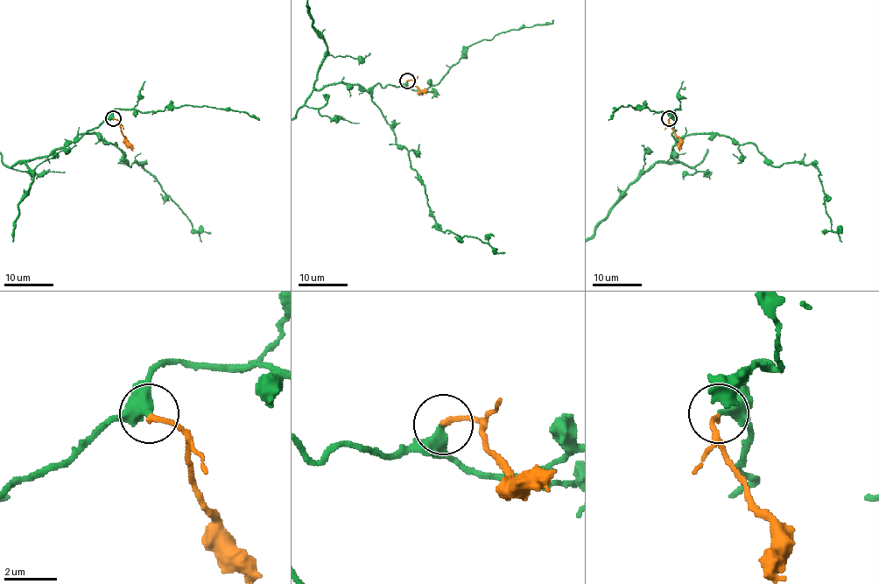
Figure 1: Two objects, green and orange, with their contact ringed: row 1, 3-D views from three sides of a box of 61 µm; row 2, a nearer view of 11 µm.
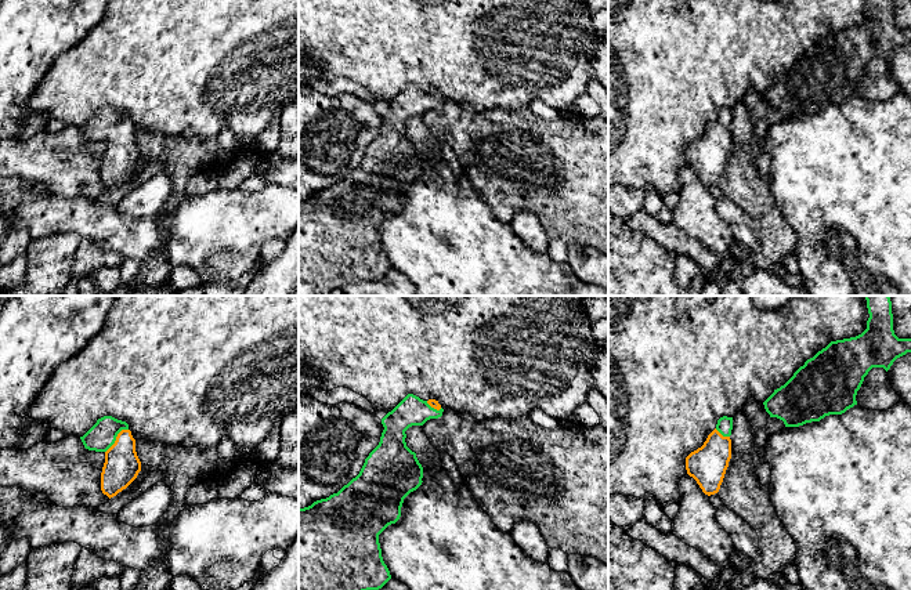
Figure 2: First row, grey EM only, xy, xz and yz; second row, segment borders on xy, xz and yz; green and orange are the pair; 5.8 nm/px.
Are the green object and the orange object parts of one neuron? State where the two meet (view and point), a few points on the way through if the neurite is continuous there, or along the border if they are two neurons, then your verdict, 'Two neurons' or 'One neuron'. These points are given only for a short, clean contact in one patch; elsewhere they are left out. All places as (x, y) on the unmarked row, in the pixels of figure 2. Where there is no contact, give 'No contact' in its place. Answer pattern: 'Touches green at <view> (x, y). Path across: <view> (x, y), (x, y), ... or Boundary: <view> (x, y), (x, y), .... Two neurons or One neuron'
Touches green at xy (115, 129). Path across: xy (102, 125), (115, 129), (119, 136), (122, 155). One neuron

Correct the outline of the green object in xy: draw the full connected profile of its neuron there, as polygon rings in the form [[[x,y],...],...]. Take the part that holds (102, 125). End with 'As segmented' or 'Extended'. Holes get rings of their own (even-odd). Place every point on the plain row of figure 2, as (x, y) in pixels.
[[[104,106],[80,127],[88,141],[104,142],[101,181],[109,189],[126,180],[141,162],[135,130],[126,112]]]. Extended

